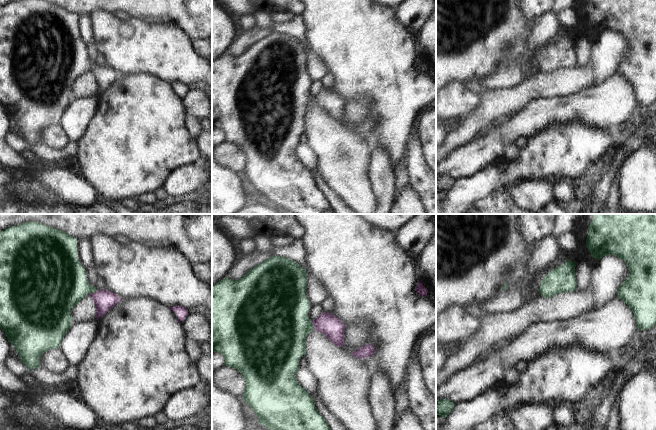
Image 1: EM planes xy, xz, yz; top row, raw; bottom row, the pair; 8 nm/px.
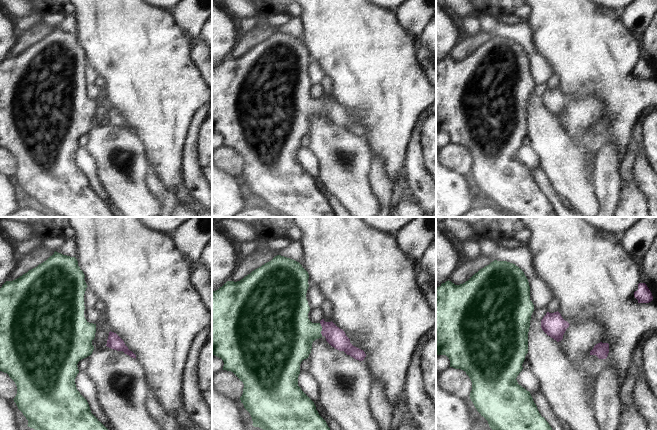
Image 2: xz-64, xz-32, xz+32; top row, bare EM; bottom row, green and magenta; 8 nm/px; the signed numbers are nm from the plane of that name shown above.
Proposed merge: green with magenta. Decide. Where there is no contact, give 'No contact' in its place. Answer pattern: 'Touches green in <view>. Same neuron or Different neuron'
Touches green in xz. Same neuron.

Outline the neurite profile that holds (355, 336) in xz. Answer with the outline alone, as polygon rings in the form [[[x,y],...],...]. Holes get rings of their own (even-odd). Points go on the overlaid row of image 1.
[[[356,324],[351,327],[345,327],[344,330],[345,338],[344,345],[342,348],[352,354],[354,347],[362,347],[370,337],[370,331],[364,324]]]

